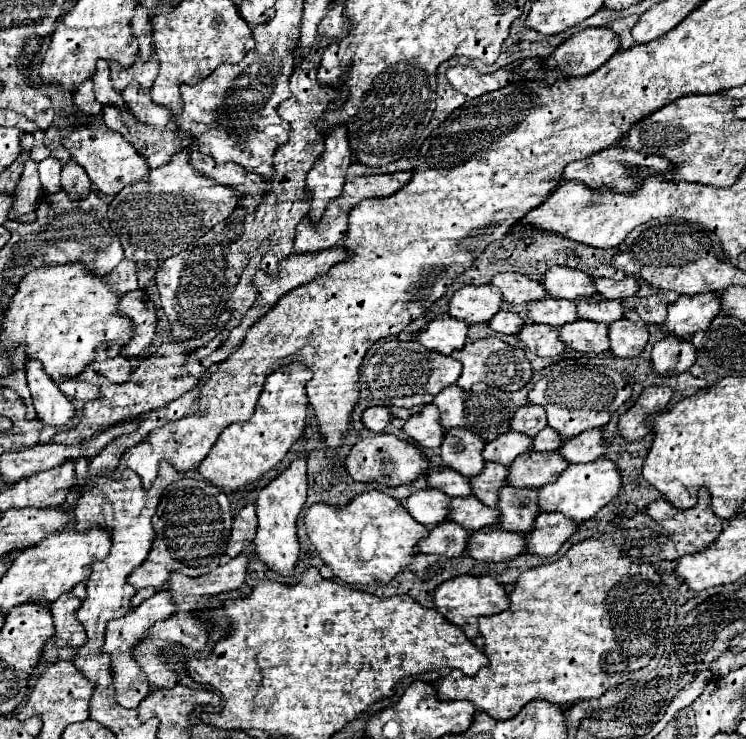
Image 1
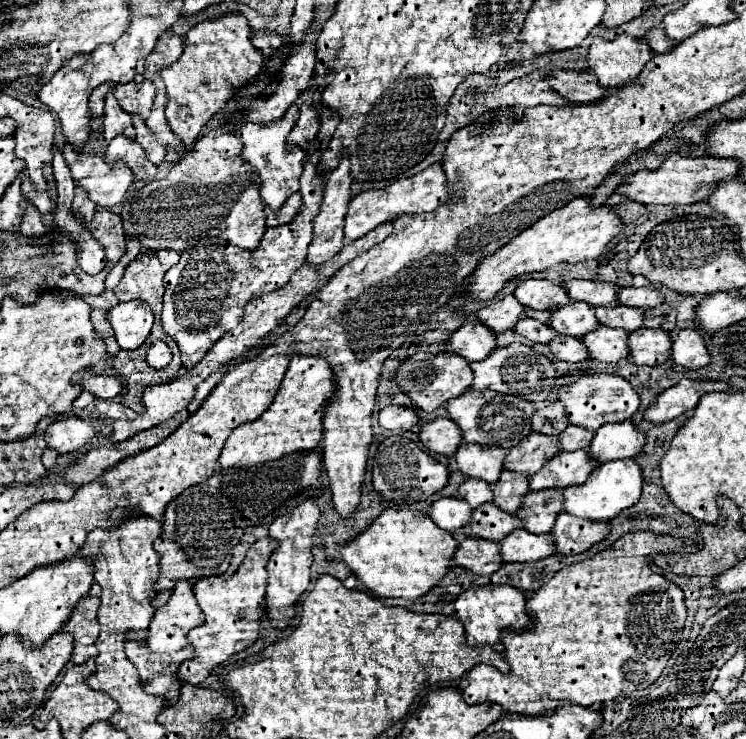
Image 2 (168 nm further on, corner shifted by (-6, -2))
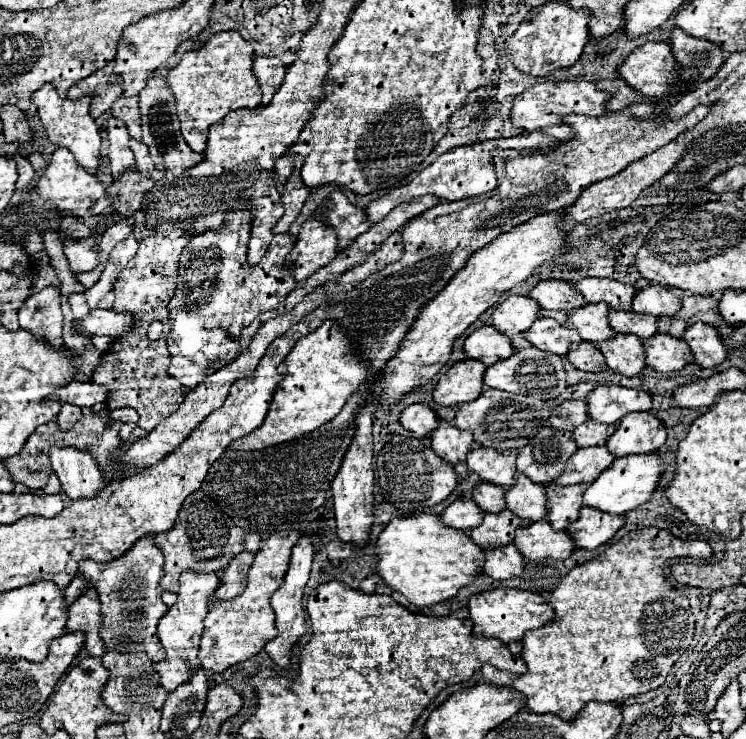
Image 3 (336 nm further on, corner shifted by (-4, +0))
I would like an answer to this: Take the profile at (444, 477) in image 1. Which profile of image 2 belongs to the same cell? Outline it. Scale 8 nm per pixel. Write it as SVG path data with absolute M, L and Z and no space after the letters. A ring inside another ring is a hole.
M465 477L463 483L459 485L459 497L465 499L471 509L477 509L479 505L487 503L487 501L493 501L493 491L491 491L491 485L481 481L481 479L469 479Z

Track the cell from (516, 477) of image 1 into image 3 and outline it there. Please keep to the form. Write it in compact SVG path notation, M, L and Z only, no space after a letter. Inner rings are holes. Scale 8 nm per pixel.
M605 445L579 449L565 465L565 471L555 483L559 485L579 485L579 483L593 483L601 471L605 471L615 461L615 455L607 451Z

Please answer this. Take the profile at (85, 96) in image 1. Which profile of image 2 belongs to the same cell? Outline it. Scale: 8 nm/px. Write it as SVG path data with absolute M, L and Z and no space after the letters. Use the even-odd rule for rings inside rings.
M107 83L99 85L97 89L93 89L93 93L91 93L91 97L89 97L91 117L99 117L99 115L103 115L105 93L107 93L107 89L109 89Z

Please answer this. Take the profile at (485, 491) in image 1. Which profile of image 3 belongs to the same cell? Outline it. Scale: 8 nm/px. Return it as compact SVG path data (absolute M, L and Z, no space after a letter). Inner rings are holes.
M517 473L517 483L505 491L507 509L521 519L539 521L547 515L547 495L543 485L531 483L525 475Z

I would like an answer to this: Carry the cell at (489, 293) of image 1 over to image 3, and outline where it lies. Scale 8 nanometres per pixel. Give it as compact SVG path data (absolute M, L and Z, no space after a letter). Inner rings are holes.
M509 295L495 311L493 311L493 325L507 337L523 333L531 327L535 319L541 317L541 307L531 297Z

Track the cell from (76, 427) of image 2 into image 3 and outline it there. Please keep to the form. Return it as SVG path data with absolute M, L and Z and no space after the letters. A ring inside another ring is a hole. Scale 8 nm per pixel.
M53 447L51 465L71 501L91 499L105 487L105 479L87 451L75 447Z

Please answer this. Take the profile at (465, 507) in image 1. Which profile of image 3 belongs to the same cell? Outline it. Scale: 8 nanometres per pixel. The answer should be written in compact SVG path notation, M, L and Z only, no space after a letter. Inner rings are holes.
M511 511L501 513L485 513L483 523L469 533L469 537L483 549L495 549L513 543L515 531L519 527L525 527L529 521L519 519L517 515L511 515Z

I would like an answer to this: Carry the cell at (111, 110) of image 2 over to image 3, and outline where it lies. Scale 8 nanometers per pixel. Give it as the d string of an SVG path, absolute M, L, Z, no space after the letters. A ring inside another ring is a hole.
M111 117L107 123L107 135L109 135L111 173L113 173L113 179L119 179L125 171L135 167L133 153L129 151L129 131L123 125L123 121Z

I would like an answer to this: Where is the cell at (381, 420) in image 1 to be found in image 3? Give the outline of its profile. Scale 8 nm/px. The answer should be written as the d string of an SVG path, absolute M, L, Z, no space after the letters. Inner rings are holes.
M411 405L401 413L401 425L419 437L425 437L427 433L435 431L435 427L439 425L439 419L431 407Z

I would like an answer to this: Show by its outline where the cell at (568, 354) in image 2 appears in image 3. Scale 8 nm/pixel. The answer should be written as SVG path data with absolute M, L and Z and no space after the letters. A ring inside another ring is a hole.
M581 343L577 349L573 349L567 357L577 369L581 371L591 371L591 373L599 373L603 371L607 365L605 365L605 359L603 359L603 353L599 351L597 345L593 343Z

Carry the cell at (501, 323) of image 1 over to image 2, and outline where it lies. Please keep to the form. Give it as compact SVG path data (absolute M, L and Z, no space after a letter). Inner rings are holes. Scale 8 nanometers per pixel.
M521 317L521 321L517 321L513 331L533 343L549 343L551 339L557 337L557 333L549 325L543 325L537 319L529 319L529 317Z

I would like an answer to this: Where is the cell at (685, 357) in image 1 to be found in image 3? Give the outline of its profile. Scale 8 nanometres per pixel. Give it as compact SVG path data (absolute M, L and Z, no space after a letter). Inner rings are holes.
M707 323L691 325L685 331L683 341L691 347L695 363L699 363L701 367L713 369L715 365L723 363L723 359L727 359L727 345L723 343L719 331L713 325Z

